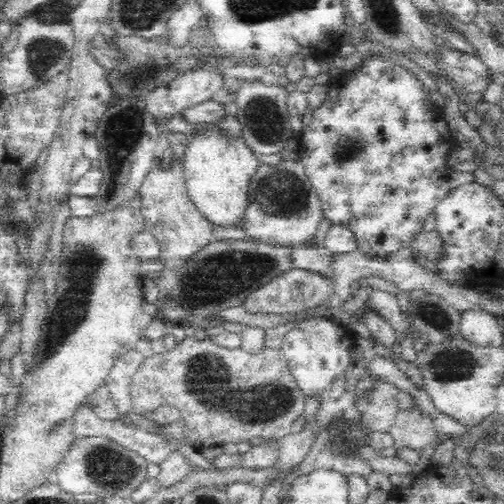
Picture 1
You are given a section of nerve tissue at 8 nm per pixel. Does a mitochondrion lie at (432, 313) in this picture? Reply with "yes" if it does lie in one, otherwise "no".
yes

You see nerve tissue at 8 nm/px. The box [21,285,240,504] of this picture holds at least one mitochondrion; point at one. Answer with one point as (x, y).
(110, 470)

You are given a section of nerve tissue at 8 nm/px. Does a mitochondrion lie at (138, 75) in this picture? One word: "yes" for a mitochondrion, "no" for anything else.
yes

